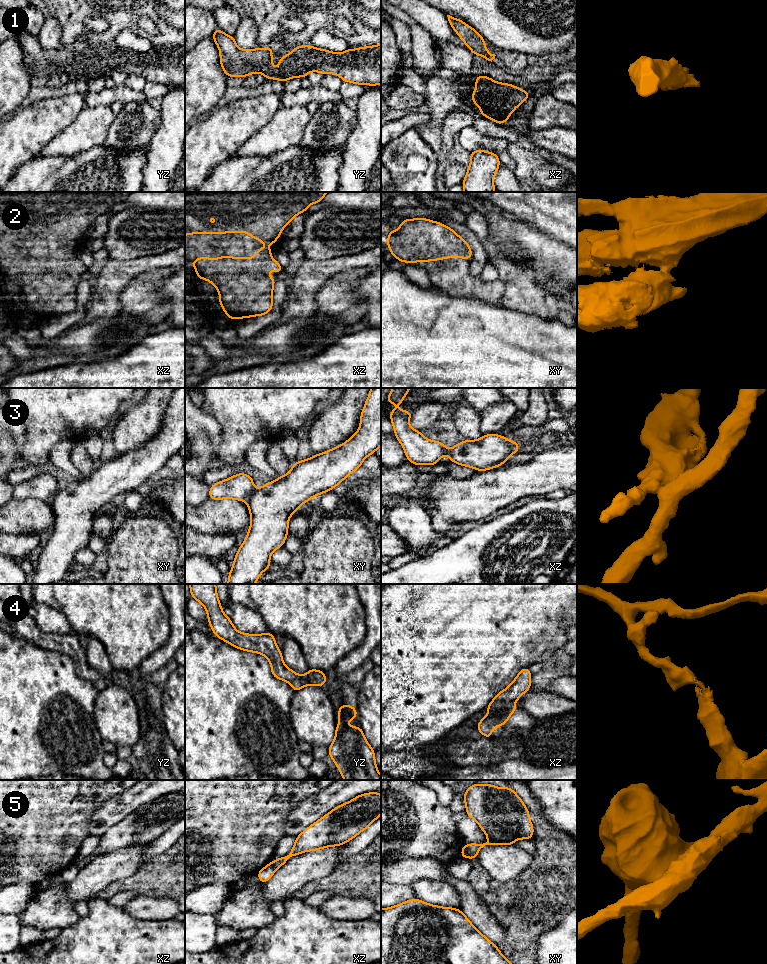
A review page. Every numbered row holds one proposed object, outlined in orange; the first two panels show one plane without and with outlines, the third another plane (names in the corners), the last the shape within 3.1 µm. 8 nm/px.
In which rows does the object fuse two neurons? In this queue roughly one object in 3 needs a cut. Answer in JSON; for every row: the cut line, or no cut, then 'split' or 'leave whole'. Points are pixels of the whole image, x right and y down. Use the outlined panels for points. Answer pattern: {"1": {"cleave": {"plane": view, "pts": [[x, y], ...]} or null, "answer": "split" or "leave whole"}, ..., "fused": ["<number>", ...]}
{"1": {"cleave": null, "answer": "leave whole"}, "2": {"cleave": null, "answer": "leave whole"}, "3": {"cleave": {"plane": "xy", "pts": [[254, 490], [246, 500]]}, "answer": "split"}, "4": {"cleave": null, "answer": "leave whole"}, "5": {"cleave": {"plane": "xy", "pts": [[466, 844], [470, 857]]}, "answer": "split"}, "fused": ["3", "5"]}

